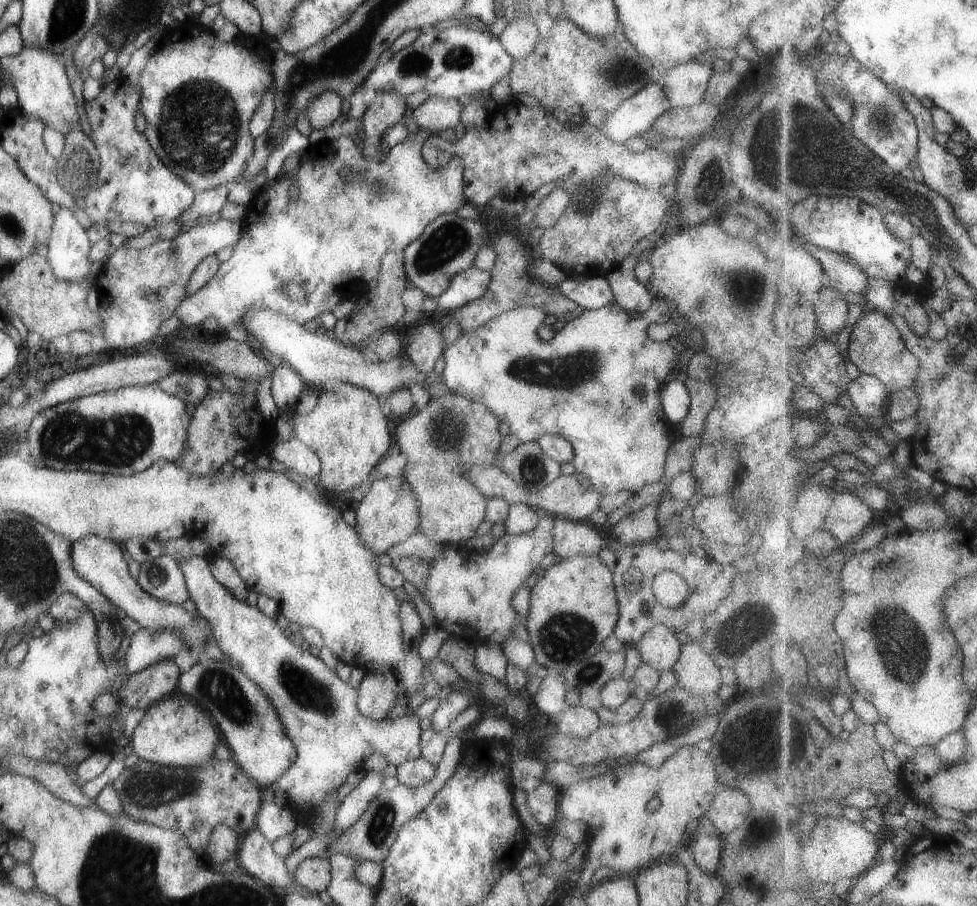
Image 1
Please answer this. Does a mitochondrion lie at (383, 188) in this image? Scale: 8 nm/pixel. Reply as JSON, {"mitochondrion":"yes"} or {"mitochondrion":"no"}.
{"mitochondrion":"yes"}

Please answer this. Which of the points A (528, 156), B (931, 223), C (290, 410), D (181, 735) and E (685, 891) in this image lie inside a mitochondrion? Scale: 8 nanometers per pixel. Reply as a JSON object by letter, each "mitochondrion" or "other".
{"A":"mitochondrion","B":"mitochondrion","C":"other","D":"other","E":"other"}

